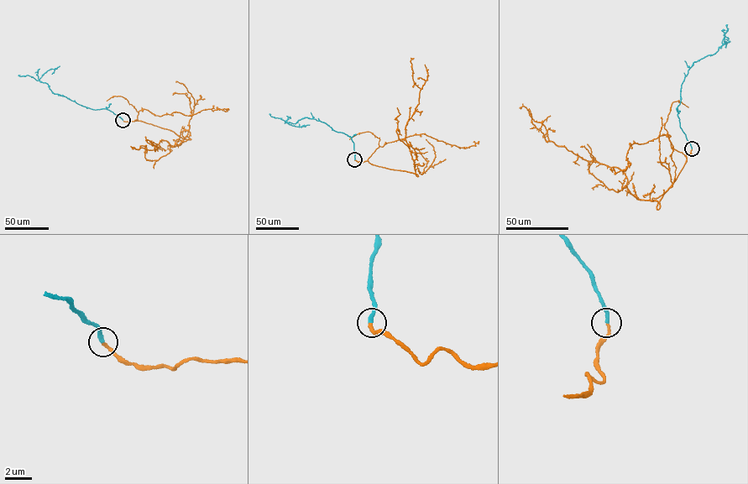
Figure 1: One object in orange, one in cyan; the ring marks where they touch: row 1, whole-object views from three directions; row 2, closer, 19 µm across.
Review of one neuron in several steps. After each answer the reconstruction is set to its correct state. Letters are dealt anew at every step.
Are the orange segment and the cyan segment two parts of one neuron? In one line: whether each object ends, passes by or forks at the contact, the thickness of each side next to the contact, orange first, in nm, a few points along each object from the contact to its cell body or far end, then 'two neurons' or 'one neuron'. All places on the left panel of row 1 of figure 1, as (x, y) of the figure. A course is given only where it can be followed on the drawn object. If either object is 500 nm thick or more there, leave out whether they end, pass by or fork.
orange ends | cyan ends | 220/300 nm | orange via (122, 120), (143, 122), (190, 139), (185, 136), (175, 147), (161, 140), (155, 150), (133, 148) | cyan via (122, 120), (107, 109), (91, 109), (54, 94), (47, 84), (40, 81), (48, 70), (60, 65) | one neuron

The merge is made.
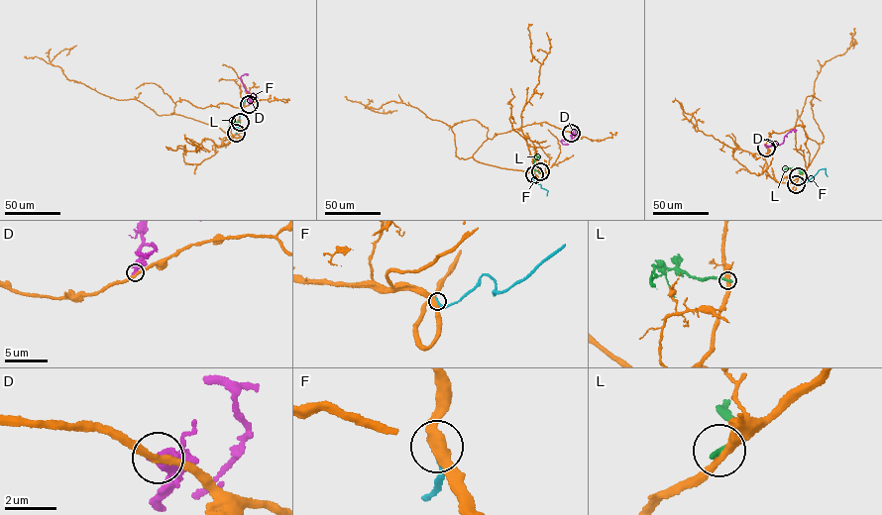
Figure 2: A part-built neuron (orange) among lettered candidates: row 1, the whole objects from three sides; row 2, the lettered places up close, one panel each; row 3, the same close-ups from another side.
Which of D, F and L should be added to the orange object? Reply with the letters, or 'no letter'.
F

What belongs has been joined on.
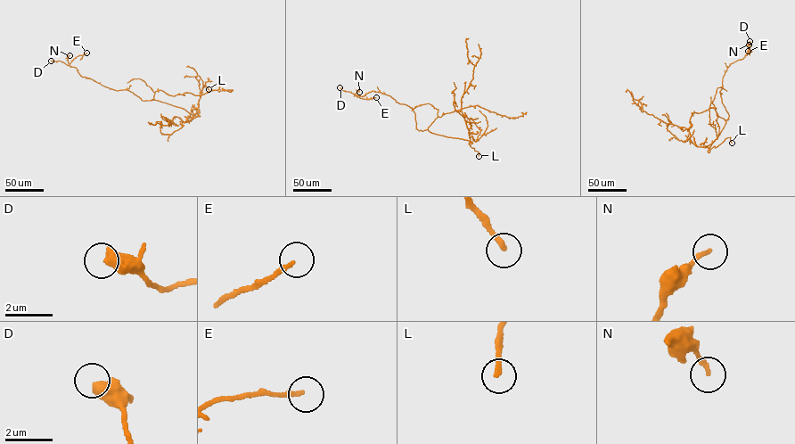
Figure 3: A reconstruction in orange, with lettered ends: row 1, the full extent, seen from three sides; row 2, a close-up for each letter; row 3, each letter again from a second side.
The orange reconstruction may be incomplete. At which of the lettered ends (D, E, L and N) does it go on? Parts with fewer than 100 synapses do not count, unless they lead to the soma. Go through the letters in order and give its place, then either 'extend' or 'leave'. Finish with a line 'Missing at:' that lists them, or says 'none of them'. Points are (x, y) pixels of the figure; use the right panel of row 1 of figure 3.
D: place (749, 41); leave
E: place (748, 51); leave
L: place (732, 143); extend
N: place (749, 45); leave
Missing at: L

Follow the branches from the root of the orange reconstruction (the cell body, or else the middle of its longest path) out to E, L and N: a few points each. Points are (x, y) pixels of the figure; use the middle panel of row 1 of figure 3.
E: (446, 136), (418, 130), (413, 109), (389, 95), (372, 91), (356, 95), (376, 97)
L: (446, 136), (471, 141), (472, 143), (469, 143), (479, 152), (479, 156)
N: (446, 136), (428, 129), (418, 130), (413, 109), (389, 95), (372, 91), (363, 96), (356, 95), (359, 92)

